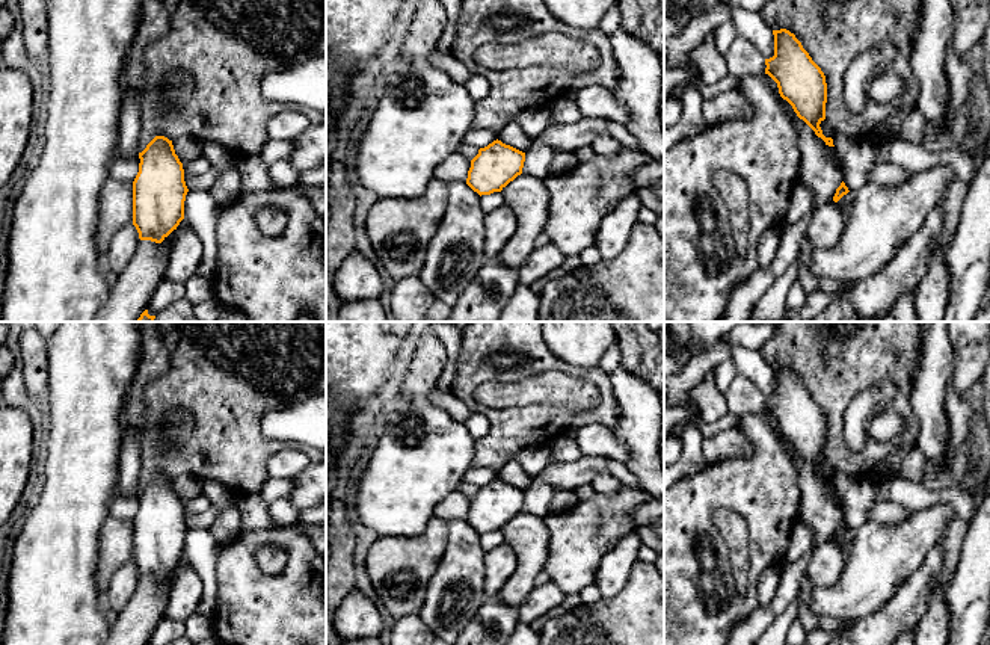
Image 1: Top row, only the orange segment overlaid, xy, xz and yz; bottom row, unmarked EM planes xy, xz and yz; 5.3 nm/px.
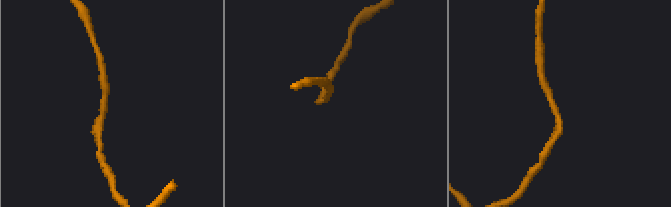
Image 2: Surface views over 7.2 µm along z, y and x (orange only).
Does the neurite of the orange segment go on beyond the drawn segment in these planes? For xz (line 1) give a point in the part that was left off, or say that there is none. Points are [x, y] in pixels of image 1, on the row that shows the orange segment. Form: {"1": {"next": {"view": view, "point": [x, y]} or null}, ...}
{"1": {"next": null}}

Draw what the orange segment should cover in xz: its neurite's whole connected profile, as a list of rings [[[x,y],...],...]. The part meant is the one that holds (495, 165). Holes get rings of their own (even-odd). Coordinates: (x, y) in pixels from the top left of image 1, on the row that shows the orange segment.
[[[497,139],[471,160],[466,184],[480,196],[501,192],[522,174],[524,162],[525,153]]]

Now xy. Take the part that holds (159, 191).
[[[155,136],[139,159],[133,181],[133,225],[140,240],[161,243],[184,219],[189,189],[183,163],[164,136]]]

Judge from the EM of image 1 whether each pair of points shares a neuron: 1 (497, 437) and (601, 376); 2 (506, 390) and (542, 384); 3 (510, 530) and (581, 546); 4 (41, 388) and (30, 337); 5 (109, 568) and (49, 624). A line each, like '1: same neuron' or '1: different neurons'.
1: same neuron
2: same neuron
3: different neurons
4: same neuron
5: different neurons

